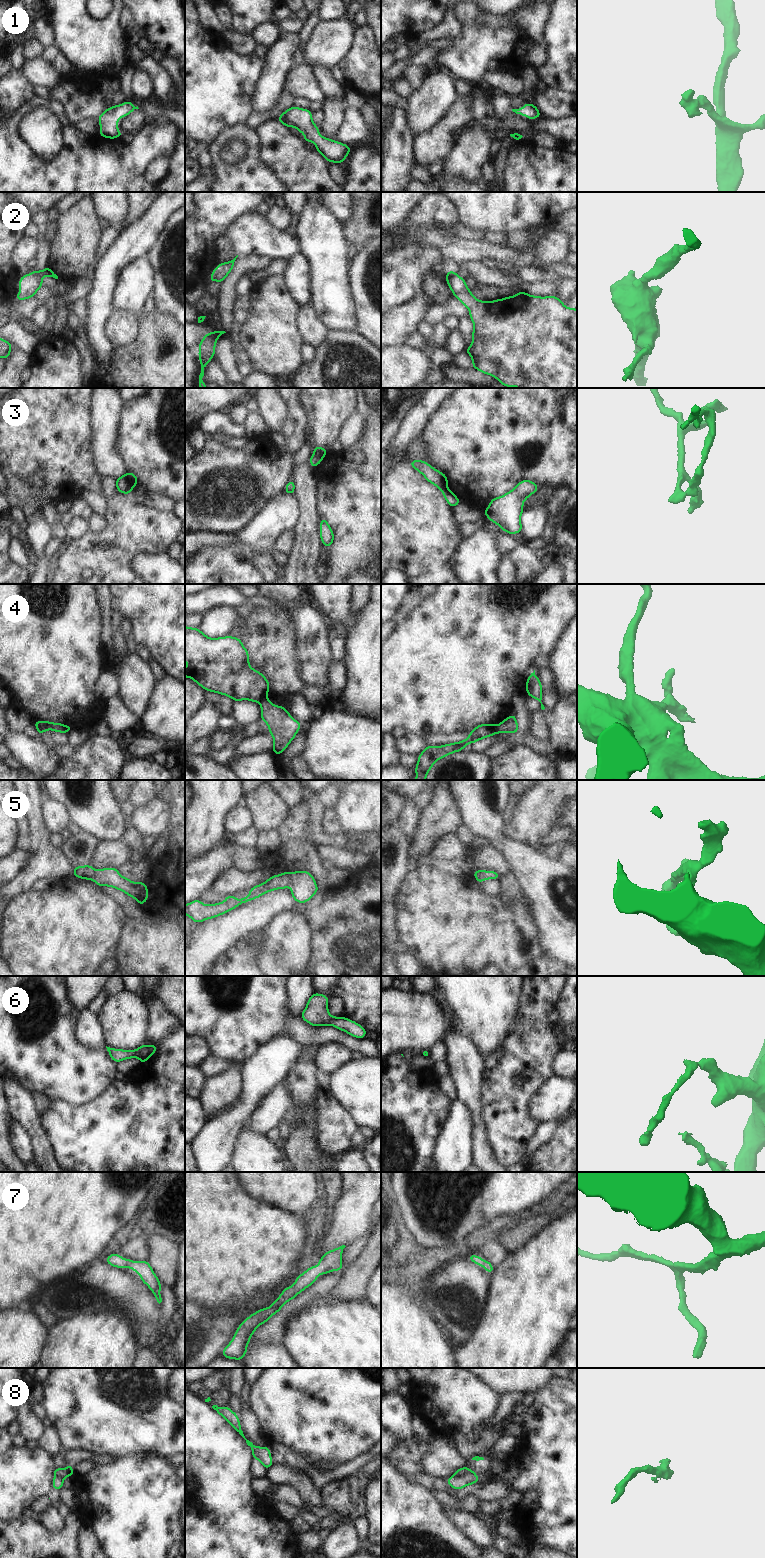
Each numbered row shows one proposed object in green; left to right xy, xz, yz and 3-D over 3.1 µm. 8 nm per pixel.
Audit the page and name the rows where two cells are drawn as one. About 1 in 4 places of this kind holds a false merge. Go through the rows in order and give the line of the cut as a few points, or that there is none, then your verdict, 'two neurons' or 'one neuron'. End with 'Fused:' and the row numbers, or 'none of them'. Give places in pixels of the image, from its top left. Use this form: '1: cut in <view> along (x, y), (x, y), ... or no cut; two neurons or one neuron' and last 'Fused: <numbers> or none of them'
1: no cut; one neuron
2: no cut; one neuron
3: cut in yz along (446, 488), (441, 490); two neurons
4: cut in xz along (266, 697), (259, 701); two neurons
5: no cut; one neuron
6: no cut; one neuron
7: no cut; one neuron
8: no cut; one neuron
Fused: 3, 4

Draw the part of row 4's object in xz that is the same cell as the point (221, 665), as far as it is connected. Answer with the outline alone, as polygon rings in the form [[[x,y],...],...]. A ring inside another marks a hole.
[[[185,626],[185,677],[194,680],[206,691],[227,695],[234,701],[260,702],[268,696],[270,688],[266,677],[249,666],[249,653],[240,637],[232,636],[212,639],[199,628]]]

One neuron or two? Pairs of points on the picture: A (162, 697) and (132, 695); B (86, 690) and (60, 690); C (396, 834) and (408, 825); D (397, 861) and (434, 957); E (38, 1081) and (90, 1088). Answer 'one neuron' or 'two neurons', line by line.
A: two neurons
B: one neuron
C: two neurons
D: two neurons
E: one neuron

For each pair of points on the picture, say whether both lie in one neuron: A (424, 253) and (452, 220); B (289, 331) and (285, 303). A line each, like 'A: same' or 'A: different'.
A: same
B: same

